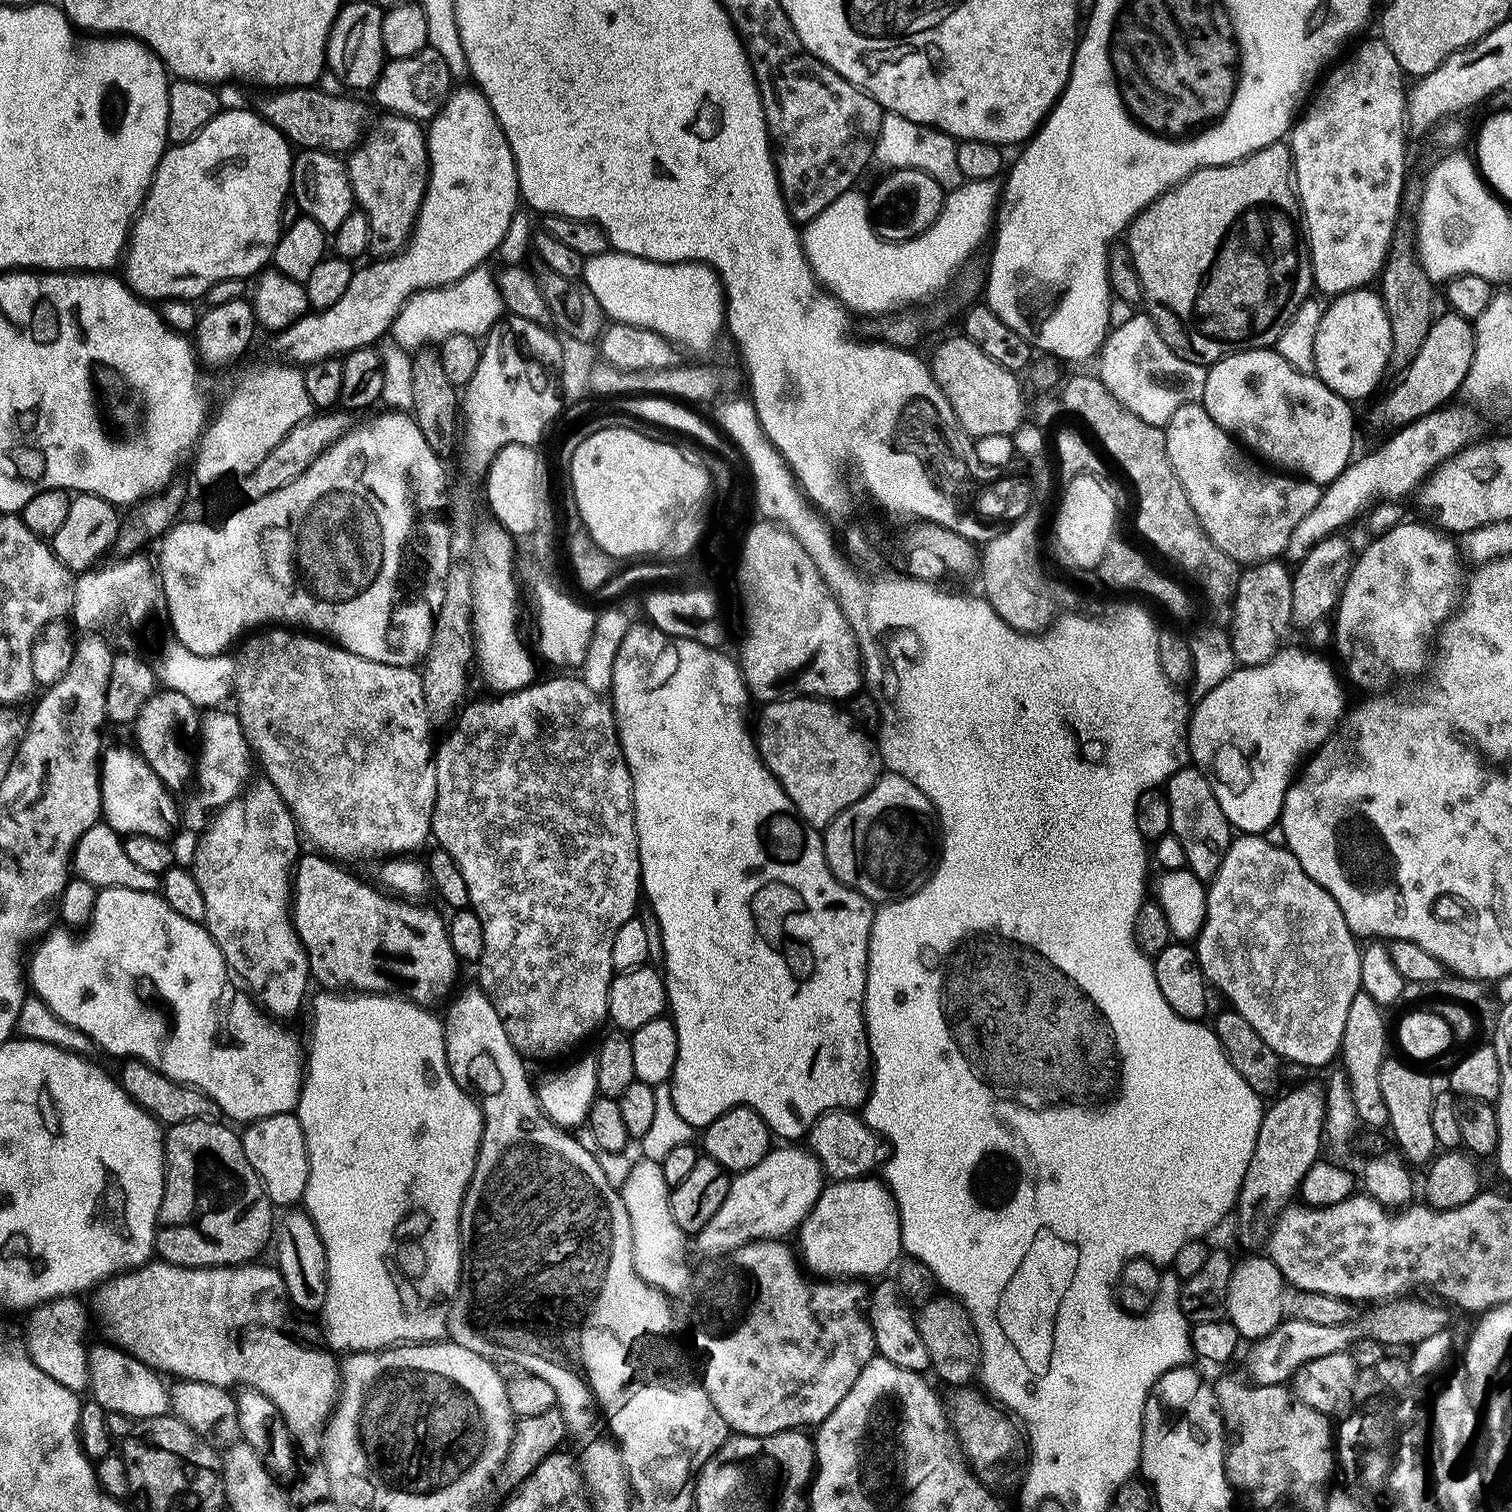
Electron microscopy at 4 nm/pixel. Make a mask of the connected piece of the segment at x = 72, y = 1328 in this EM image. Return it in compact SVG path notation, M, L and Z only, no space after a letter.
M57 1296L47 1304L37 1304L31 1309L26 1324L26 1336L30 1341L32 1356L48 1374L64 1386L79 1393L88 1388L90 1351L88 1352L88 1312L83 1299L74 1296Z

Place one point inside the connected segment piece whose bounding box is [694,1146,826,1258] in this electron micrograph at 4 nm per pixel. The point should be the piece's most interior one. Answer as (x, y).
(764, 1203)

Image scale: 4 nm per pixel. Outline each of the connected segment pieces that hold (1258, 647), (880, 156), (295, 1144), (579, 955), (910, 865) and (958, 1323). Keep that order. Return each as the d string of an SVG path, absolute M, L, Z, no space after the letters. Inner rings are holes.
M1279 559L1266 560L1262 564L1245 567L1236 584L1232 602L1230 639L1237 661L1241 665L1264 664L1285 647L1284 639L1292 625L1292 578L1287 563Z
M885 115L884 126L880 137L876 139L877 161L888 164L889 169L917 168L926 174L930 174L943 186L945 190L951 190L962 186L965 182L962 169L958 166L957 141L940 131L938 128L928 128L925 124L915 124L901 116Z
M280 1112L277 1116L267 1116L264 1120L258 1120L247 1125L242 1132L244 1153L250 1162L253 1173L262 1182L268 1199L273 1205L296 1206L304 1199L304 1191L308 1189L308 1147L304 1141L304 1131L295 1115Z
M558 674L562 676L552 676L549 680L541 679L530 685L529 688L520 689L517 692L509 692L507 694L496 694L491 698L493 700L476 700L467 705L459 713L458 721L448 733L448 741L444 745L439 745L436 757L436 805L432 811L432 831L431 835L436 836L435 843L443 848L449 858L455 862L458 870L462 874L462 882L465 883L468 891L468 903L472 912L478 918L478 922L482 924L482 938L484 939L484 953L479 958L478 967L480 967L480 984L485 996L492 992L488 997L488 1001L494 1006L494 1010L498 1012L508 1012L508 1026L505 1028L506 1034L512 1039L513 1046L517 1044L572 1044L579 1045L579 1040L583 1036L588 1036L603 1021L608 1014L608 987L612 985L613 973L608 970L608 936L614 934L620 927L633 919L634 912L628 909L628 900L641 899L642 881L640 879L640 855L638 854L638 838L636 837L636 814L632 810L632 775L628 769L628 763L624 757L624 751L620 745L620 734L616 731L616 713L613 712L611 703L603 695L594 693L586 686L579 675L576 674ZM588 944L600 944L600 948L596 948L596 952L588 952Z
M895 774L881 775L854 806L828 823L822 835L826 862L836 878L873 902L914 895L928 881L938 856L936 809L914 782ZM900 828L904 831L901 848Z
M944 1294L923 1305L922 1327L926 1348L930 1350L931 1371L951 1386L968 1386L980 1375L982 1346L977 1321L962 1300Z

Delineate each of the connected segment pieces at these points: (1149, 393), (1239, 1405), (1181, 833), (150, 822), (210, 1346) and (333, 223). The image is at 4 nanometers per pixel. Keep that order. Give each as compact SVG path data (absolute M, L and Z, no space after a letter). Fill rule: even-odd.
M1141 314L1124 320L1113 327L1104 340L1098 353L1100 381L1130 410L1130 414L1138 414L1142 422L1150 422L1163 428L1174 418L1174 410L1183 404L1195 404L1203 401L1206 390L1208 368L1202 364L1186 362L1162 338L1156 323L1151 316Z
M1224 1376L1214 1384L1224 1417L1229 1479L1264 1508L1272 1508L1292 1495L1304 1495L1306 1503L1314 1503L1316 1495L1325 1491L1324 1483L1331 1478L1332 1467L1338 1464L1337 1457L1332 1457L1334 1424L1325 1413L1306 1406L1291 1387L1244 1380Z
M1179 768L1174 775L1168 777L1166 791L1170 802L1171 834L1177 837L1183 847L1187 869L1197 879L1211 879L1216 875L1231 844L1234 832L1232 824L1226 814L1222 814L1222 806L1218 806L1218 798L1214 798L1214 790L1199 768Z
M128 748L107 749L100 770L100 811L103 823L109 824L121 837L148 836L167 841L172 823L177 823L178 808L172 805L172 796L164 789L161 773L146 763L139 751Z
M153 1258L139 1268L117 1272L96 1285L90 1304L95 1311L96 1308L100 1311L105 1326L116 1335L115 1343L130 1350L145 1364L155 1365L165 1373L173 1372L176 1378L210 1382L229 1390L247 1386L266 1394L266 1398L278 1406L299 1455L319 1457L324 1451L328 1417L336 1408L336 1399L340 1396L342 1364L338 1356L336 1360L334 1353L304 1344L304 1324L292 1317L294 1305L288 1297L283 1278L275 1267L267 1268L260 1263L183 1268Z
M318 148L300 150L292 162L290 192L303 215L313 219L328 234L335 234L354 211L352 187L346 164L339 155Z

